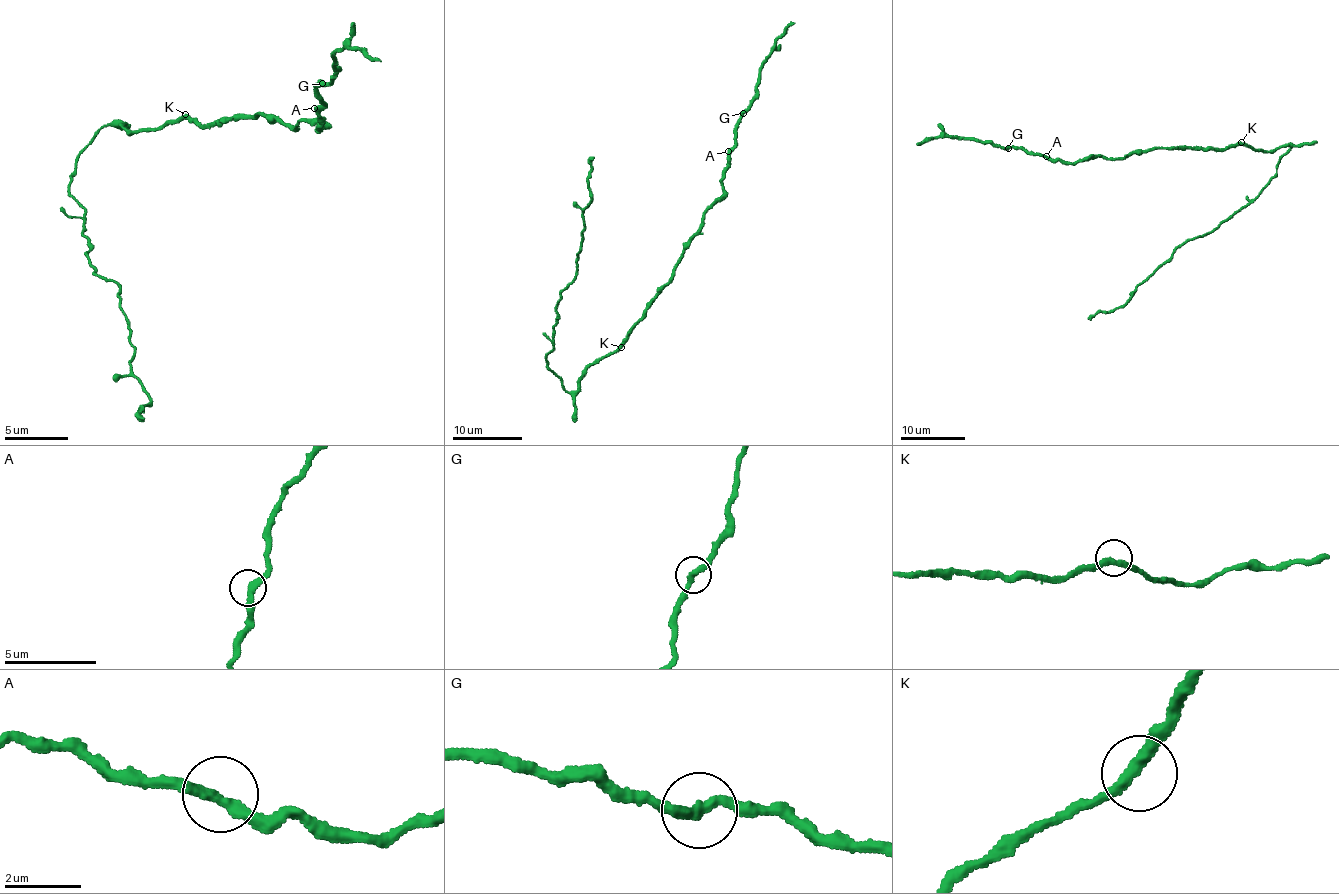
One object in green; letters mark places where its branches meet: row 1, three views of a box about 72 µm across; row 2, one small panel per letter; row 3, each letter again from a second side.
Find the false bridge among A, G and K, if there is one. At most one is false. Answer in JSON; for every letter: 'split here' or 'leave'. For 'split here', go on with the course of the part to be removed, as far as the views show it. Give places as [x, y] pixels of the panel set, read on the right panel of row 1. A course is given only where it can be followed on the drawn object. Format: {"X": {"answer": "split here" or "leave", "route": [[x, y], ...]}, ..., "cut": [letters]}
{"A": {"answer": "leave"}, "G": {"answer": "leave"}, "K": {"answer": "leave"}, "cut": []}

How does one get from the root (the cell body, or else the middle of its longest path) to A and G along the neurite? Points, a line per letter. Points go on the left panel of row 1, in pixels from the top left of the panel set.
A: (182, 117), (200, 125), (258, 111), (277, 115), (294, 130), (317, 120), (319, 131), (322, 117), (314, 108)
G: (182, 117), (200, 125), (258, 111), (294, 130), (317, 120), (319, 131), (323, 82)

